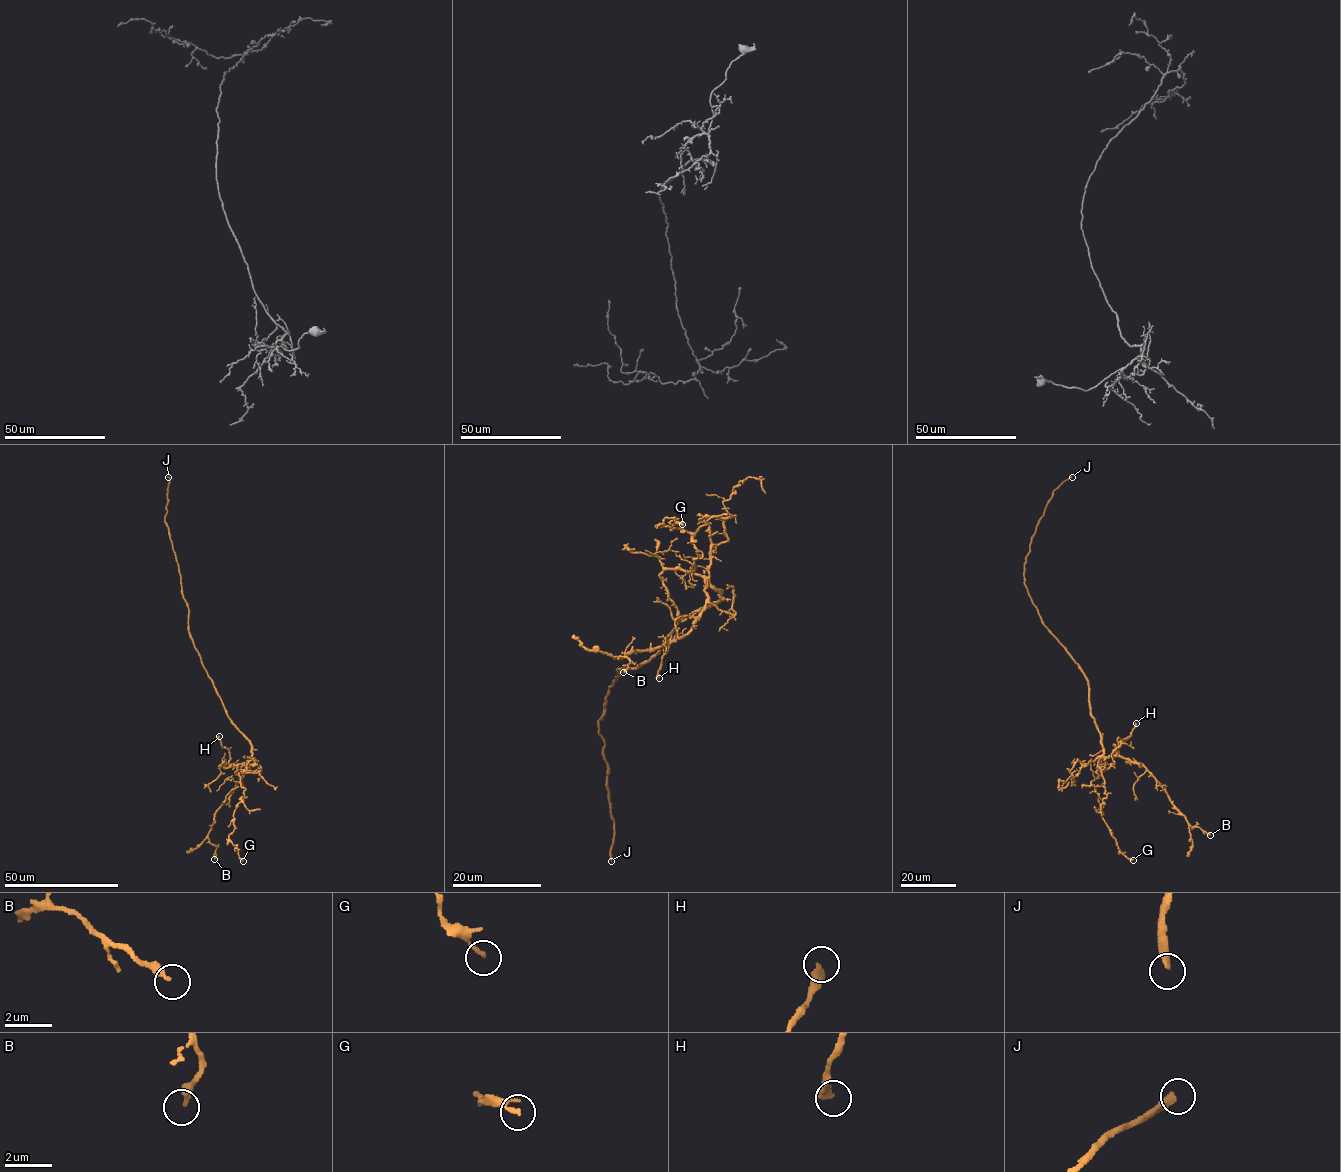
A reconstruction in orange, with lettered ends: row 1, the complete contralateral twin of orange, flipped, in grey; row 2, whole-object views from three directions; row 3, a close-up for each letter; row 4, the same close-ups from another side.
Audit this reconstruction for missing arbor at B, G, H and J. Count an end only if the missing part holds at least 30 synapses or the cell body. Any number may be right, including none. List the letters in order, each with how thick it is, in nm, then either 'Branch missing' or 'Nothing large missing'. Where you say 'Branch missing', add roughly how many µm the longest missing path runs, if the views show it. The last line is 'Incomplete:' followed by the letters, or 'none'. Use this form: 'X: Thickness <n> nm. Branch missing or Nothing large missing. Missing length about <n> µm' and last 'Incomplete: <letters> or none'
B: Thickness 300 nm. Nothing large missing
G: Thickness 160 nm. Nothing large missing
H: Thickness 380 nm. Nothing large missing
J: Thickness 280 nm. Branch missing. Missing length about 140 µm
Incomplete: J

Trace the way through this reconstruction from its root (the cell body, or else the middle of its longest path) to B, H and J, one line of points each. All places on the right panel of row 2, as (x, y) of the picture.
B: (1086, 677), (1090, 714), (1100, 734), (1103, 754), (1142, 764), (1188, 825), (1210, 835)
H: (1086, 677), (1090, 714), (1102, 748), (1098, 777), (1110, 766), (1121, 739), (1130, 736), (1136, 723)
J: (1086, 677), (1043, 624), (1024, 577), (1031, 537), (1047, 502), (1052, 492), (1072, 477)

